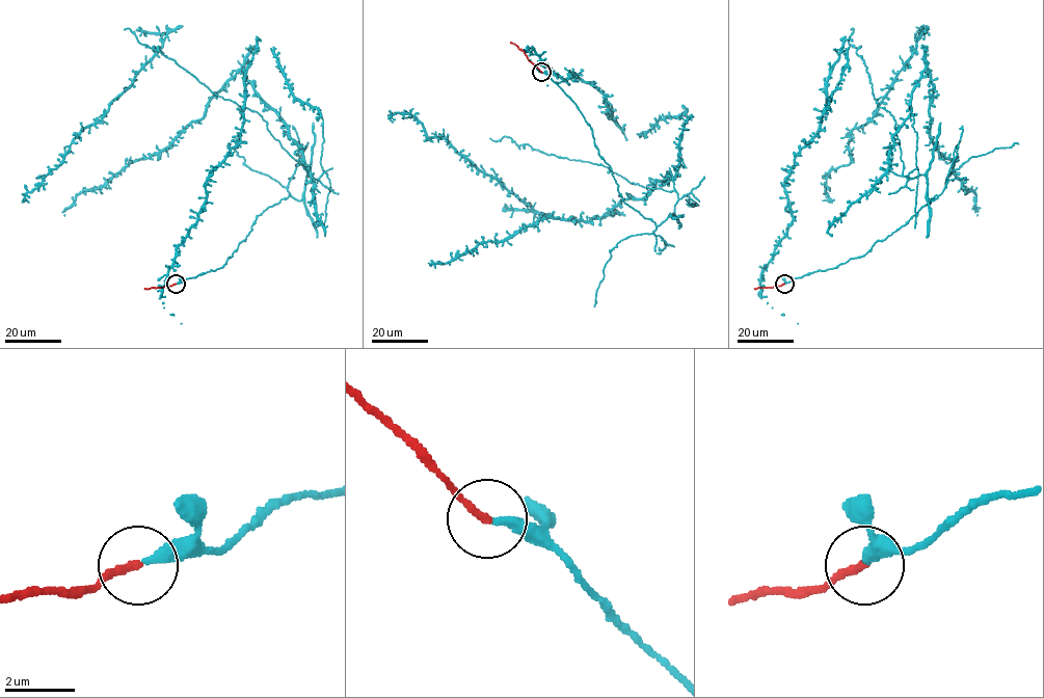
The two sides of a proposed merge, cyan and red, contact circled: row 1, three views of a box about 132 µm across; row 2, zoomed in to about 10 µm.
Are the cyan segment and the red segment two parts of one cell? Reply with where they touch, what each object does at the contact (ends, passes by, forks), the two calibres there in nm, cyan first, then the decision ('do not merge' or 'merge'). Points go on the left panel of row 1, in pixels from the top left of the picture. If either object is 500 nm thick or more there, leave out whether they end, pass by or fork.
at (176, 284); cyan ends there; red ends there; 320 nm thick on the cyan side, 200 nm on the other; merge

